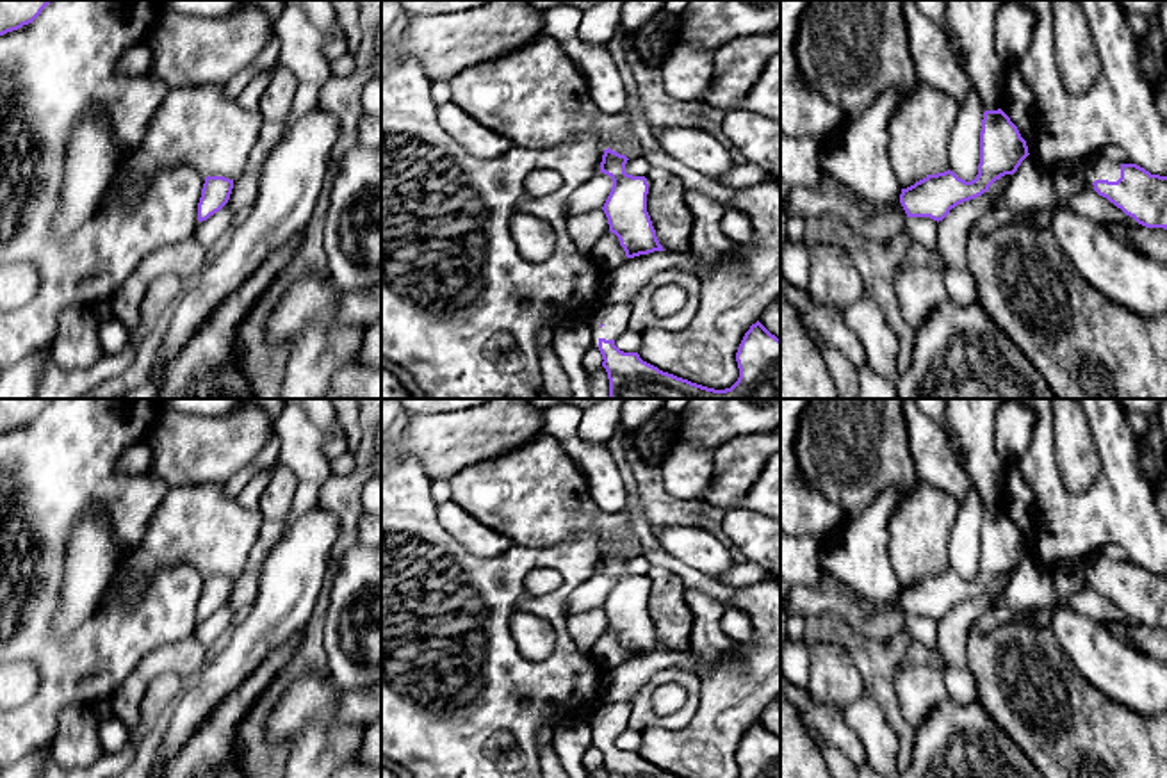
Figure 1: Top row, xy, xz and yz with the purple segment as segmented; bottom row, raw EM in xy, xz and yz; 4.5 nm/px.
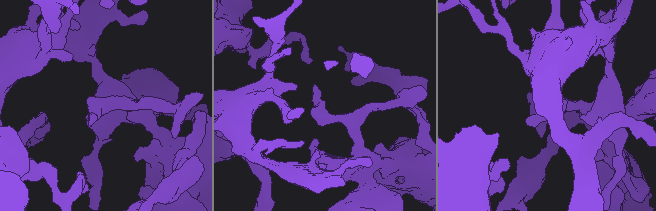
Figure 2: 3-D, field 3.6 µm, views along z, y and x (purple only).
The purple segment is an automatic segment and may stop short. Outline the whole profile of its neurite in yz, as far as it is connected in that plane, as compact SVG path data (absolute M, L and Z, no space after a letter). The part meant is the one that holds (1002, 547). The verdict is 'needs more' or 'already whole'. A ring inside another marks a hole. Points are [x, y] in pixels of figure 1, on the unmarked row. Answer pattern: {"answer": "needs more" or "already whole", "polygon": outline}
{"answer": "already whole", "polygon": "M985 509L980 531L980 563L975 579L966 580L953 570L928 573L902 588L900 602L907 616L943 620L957 604L975 598L1005 573L1014 573L1028 555L1026 539L1001 509Z"}

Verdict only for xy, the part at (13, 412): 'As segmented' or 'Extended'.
As segmented

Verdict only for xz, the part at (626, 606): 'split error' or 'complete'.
complete

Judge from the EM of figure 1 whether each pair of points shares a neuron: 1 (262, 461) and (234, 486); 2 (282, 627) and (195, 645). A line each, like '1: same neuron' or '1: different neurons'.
1: same neuron
2: different neurons

